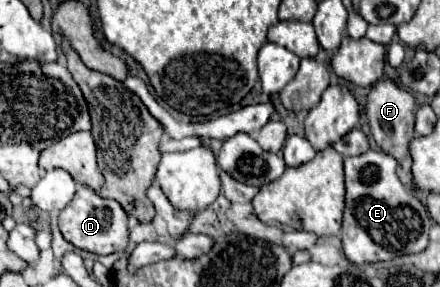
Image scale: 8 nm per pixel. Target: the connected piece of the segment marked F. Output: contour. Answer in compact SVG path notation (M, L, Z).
M392 79L386 81L378 81L372 85L372 91L368 93L368 103L366 103L366 115L368 115L368 123L370 123L370 131L372 137L376 141L376 145L392 155L398 161L398 177L406 187L412 187L412 173L410 173L410 165L412 165L412 157L408 153L408 141L414 137L414 95L404 89L402 85L398 85Z

